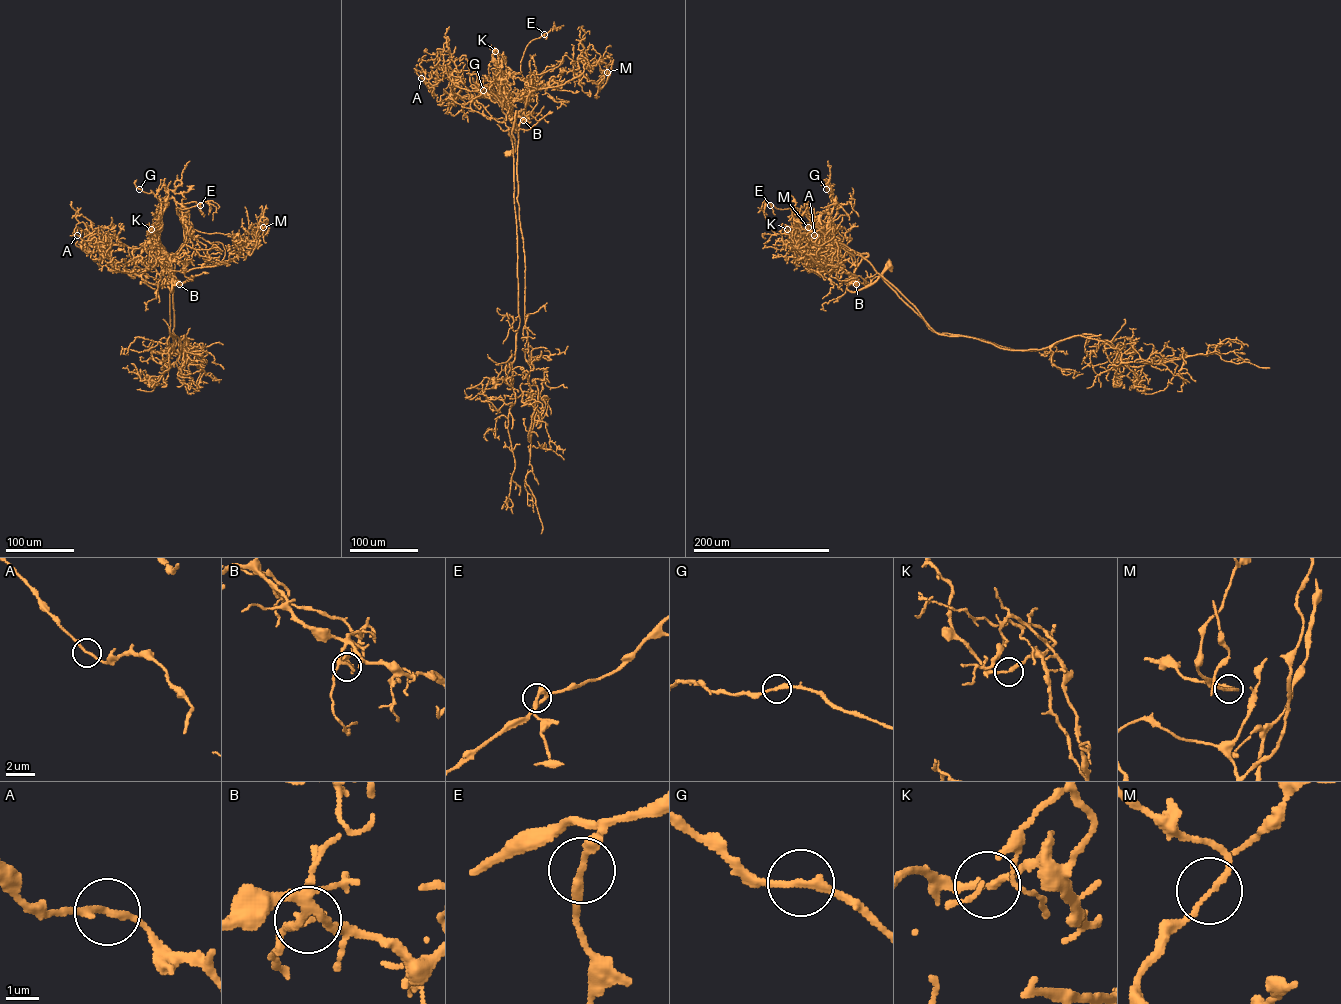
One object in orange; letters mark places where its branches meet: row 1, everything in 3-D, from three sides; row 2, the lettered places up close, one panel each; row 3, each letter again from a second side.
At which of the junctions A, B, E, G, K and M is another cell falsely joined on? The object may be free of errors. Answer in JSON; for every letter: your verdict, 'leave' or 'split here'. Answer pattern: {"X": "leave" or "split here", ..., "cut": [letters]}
{"A": "leave", "B": "leave", "E": "leave", "G": "leave", "K": "leave", "M": "leave", "cut": []}

